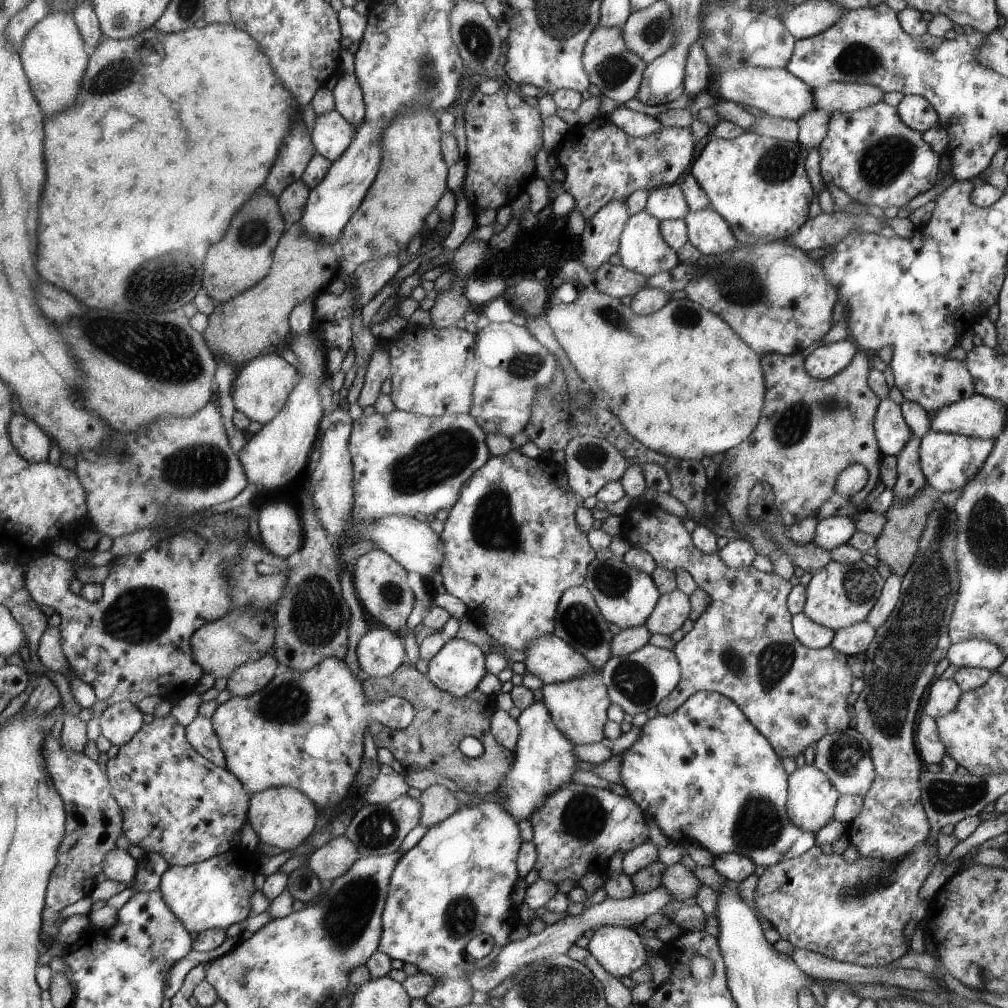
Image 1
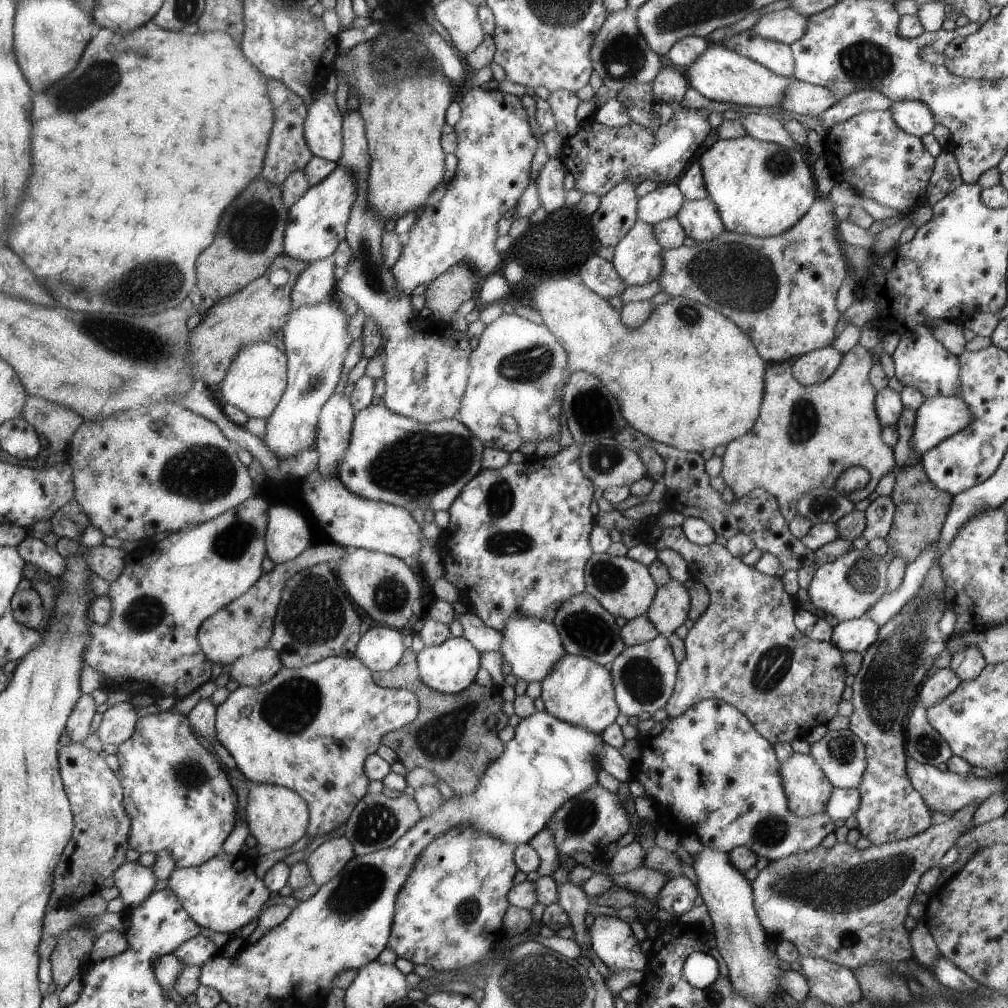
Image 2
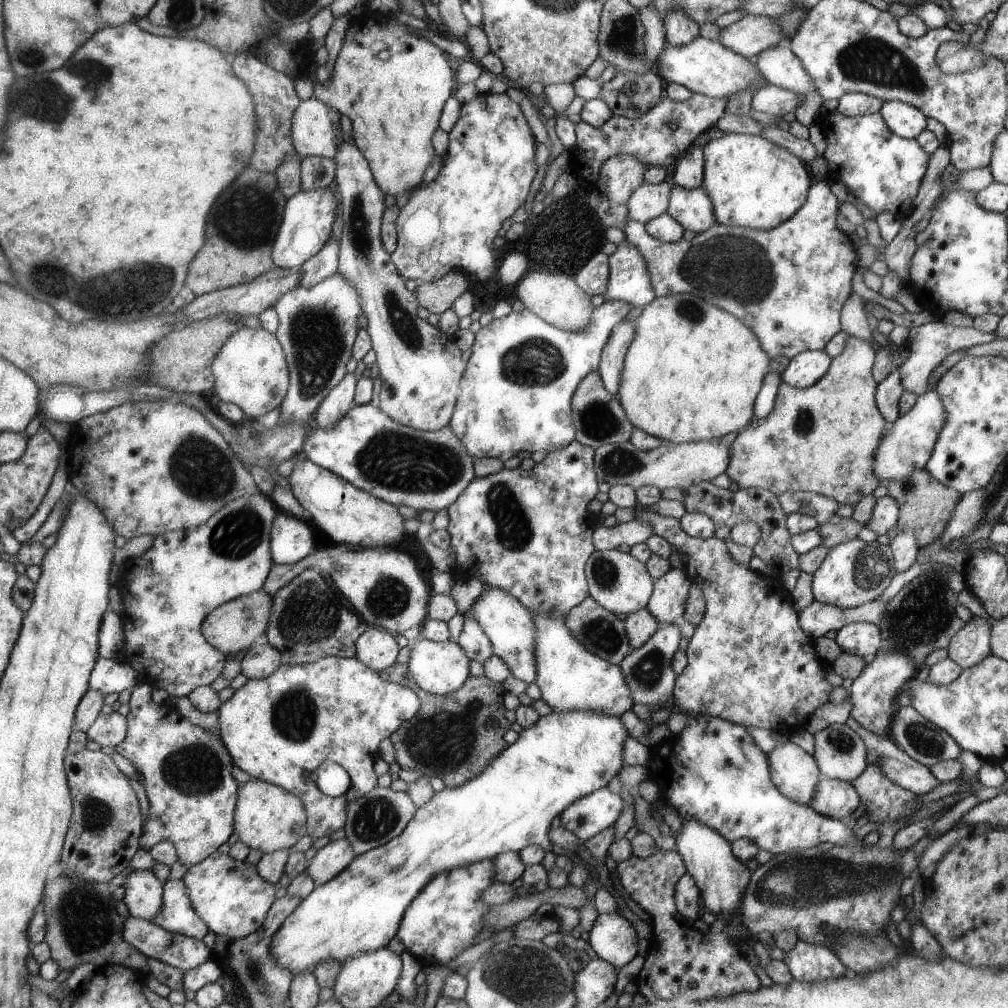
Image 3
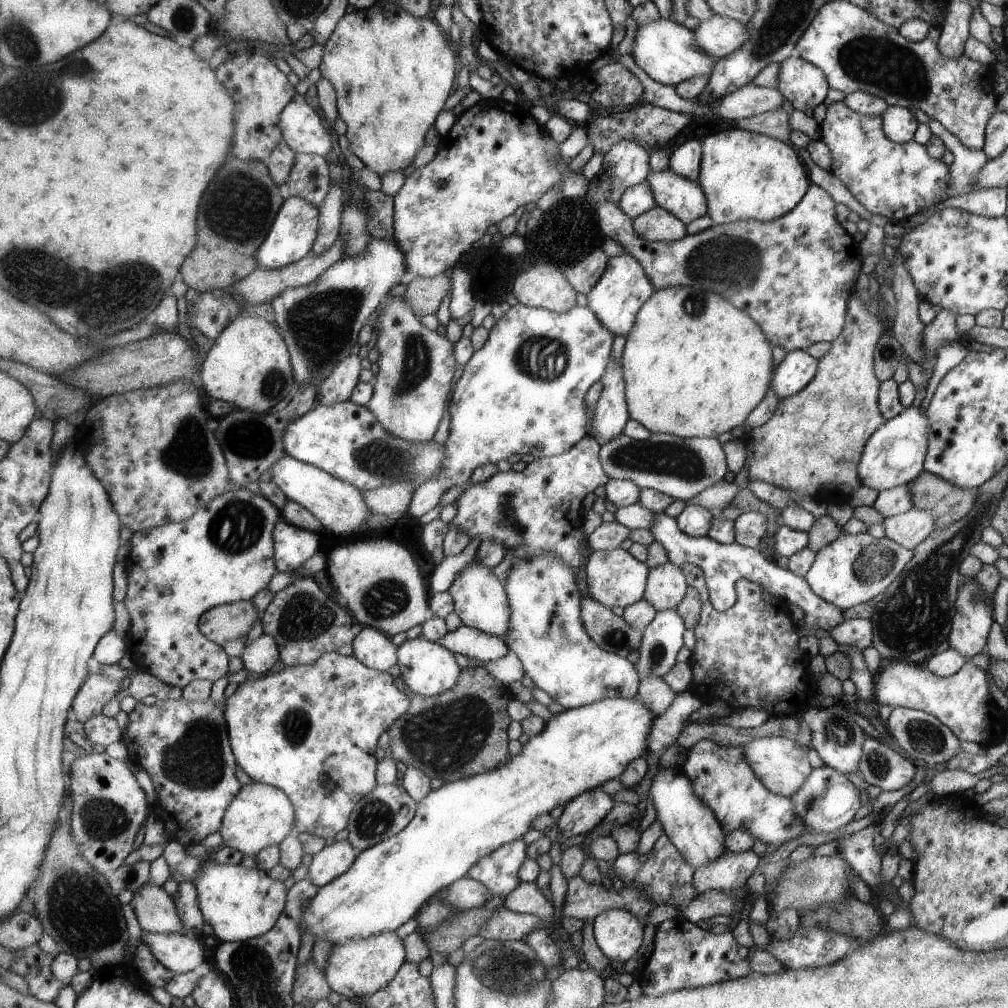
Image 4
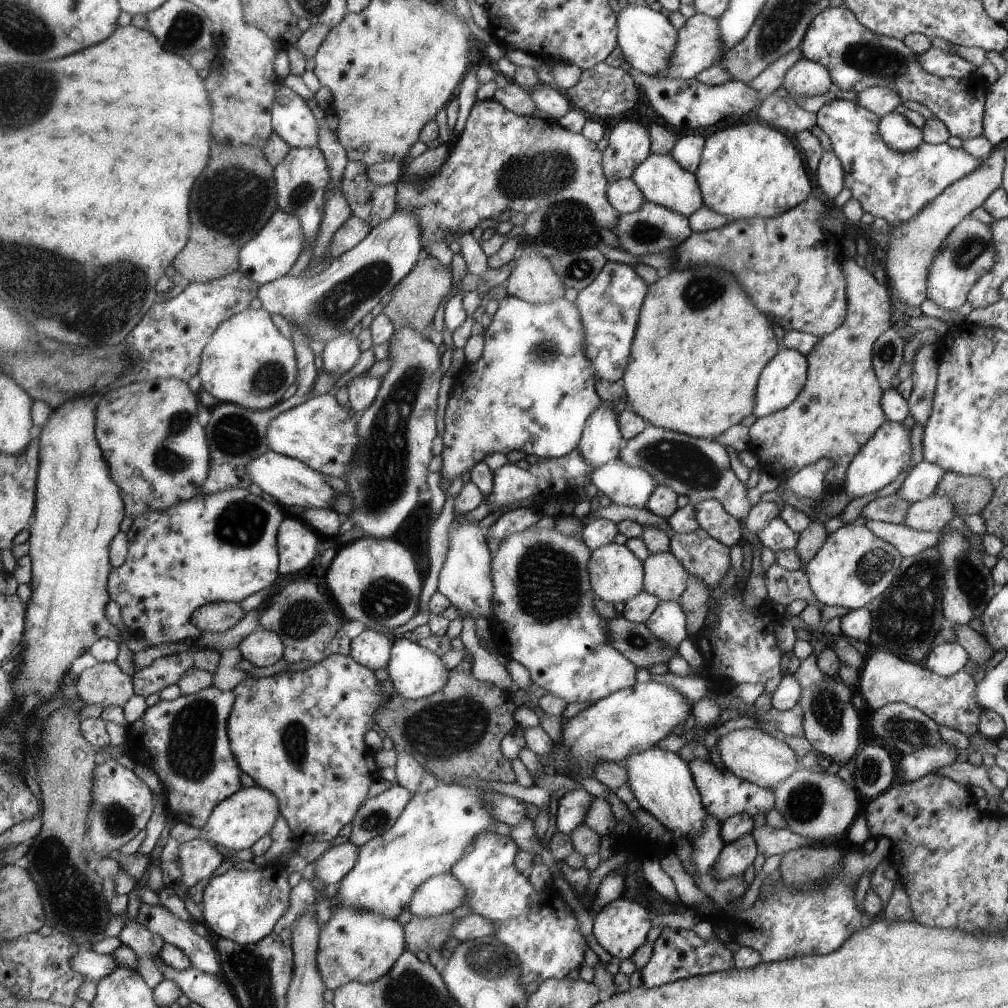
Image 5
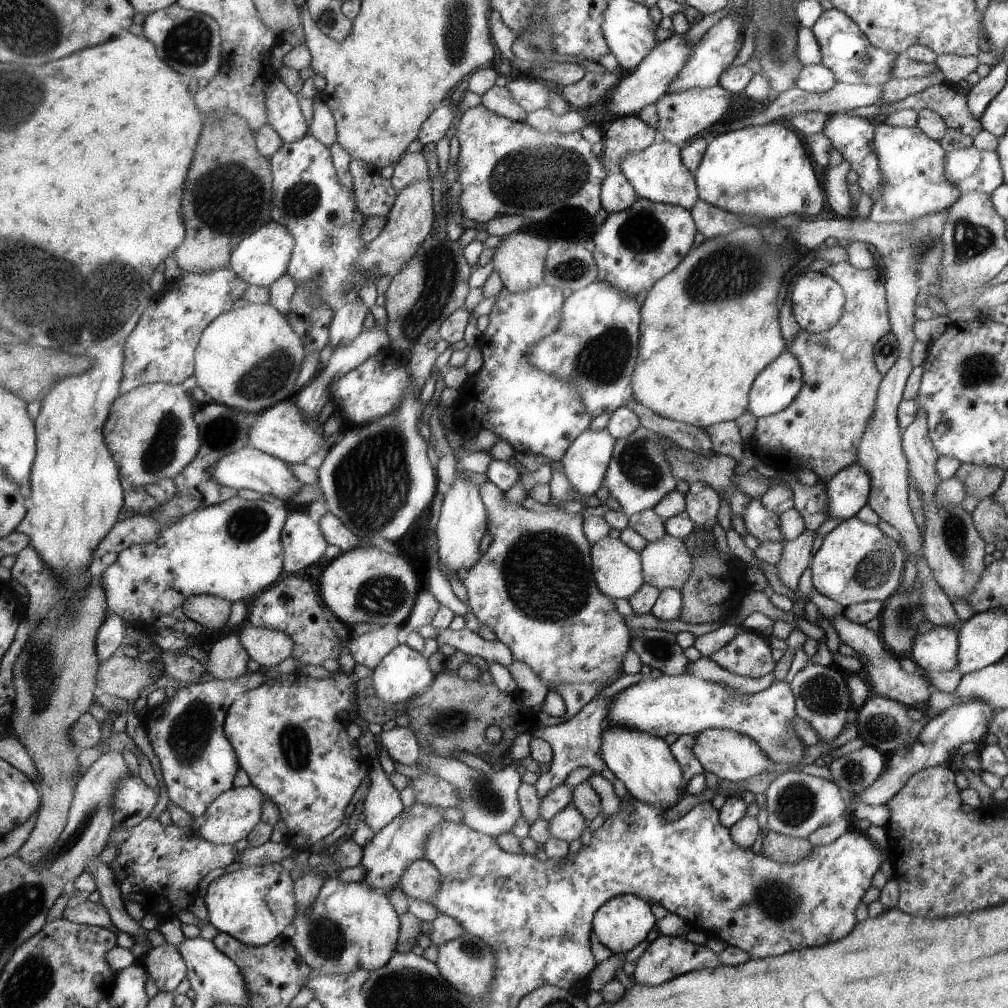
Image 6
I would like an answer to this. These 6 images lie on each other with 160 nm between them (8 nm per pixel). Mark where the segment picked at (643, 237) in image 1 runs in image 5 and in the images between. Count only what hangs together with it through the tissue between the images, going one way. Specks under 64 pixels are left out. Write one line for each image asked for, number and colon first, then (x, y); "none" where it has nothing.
2: (638, 259)
3: (629, 281)
4: (619, 293)
5: (608, 307)

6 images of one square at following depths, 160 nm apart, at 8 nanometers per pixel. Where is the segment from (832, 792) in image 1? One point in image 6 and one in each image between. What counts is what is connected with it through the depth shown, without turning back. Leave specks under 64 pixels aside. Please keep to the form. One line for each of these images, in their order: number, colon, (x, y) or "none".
2: (807, 788)
3: (792, 770)
4: (783, 767)
5: (754, 756)
6: (730, 756)

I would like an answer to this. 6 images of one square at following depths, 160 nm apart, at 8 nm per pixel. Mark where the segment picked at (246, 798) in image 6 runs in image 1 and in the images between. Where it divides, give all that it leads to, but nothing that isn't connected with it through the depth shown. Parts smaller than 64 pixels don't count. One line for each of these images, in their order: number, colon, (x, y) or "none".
1: (284, 817)
2: (277, 816)
3: (269, 818)
4: (261, 815)
5: (240, 821)

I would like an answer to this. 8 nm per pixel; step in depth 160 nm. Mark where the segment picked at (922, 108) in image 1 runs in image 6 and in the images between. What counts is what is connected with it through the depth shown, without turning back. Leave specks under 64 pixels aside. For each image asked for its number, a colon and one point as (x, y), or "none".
2: (914, 117)
3: (903, 119)
4: (898, 123)
5: (897, 132)
6: (914, 183)

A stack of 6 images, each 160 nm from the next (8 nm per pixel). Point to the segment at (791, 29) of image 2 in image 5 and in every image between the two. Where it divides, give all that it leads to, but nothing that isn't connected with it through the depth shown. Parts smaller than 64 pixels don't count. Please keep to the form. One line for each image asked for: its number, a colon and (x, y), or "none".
3: (753, 33)
4: (717, 36)
5: (699, 45)

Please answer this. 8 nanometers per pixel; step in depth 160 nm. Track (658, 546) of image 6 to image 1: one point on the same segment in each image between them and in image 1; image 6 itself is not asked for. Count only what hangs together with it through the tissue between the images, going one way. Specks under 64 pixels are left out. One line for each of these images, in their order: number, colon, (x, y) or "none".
1: (672, 608)
2: (669, 608)
3: (667, 601)
4: (665, 585)
5: (664, 577)

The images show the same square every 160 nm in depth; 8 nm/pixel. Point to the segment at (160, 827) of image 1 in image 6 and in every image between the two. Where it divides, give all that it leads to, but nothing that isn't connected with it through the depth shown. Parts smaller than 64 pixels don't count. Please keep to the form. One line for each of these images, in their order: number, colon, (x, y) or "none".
2: (179, 795)
3: (193, 795)
4: (184, 746)
5: (186, 742)
6: (198, 763)

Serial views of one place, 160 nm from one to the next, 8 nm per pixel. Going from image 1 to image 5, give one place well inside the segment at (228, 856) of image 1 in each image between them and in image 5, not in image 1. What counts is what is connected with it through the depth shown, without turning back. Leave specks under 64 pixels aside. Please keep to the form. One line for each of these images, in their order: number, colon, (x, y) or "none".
2: (225, 895)
3: (232, 897)
4: (240, 903)
5: (245, 906)

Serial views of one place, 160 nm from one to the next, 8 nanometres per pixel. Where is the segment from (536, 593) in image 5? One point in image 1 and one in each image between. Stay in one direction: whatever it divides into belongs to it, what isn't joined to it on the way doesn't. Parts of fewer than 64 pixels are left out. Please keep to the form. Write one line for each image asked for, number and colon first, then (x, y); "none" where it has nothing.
1: (578, 707)
2: (578, 691)
3: (570, 678)
4: (546, 634)

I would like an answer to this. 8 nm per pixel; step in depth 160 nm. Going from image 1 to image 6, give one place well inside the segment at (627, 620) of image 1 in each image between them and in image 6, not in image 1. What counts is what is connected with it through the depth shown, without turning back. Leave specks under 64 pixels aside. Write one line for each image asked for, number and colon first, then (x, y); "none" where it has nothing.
2: (623, 587)
3: (620, 584)
4: (614, 578)
5: (615, 574)
6: (617, 569)

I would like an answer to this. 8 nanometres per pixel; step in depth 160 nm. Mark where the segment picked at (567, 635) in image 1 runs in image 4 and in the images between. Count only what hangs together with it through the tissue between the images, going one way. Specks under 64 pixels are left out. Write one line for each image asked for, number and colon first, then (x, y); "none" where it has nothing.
2: (586, 628)
3: (598, 630)
4: (611, 633)

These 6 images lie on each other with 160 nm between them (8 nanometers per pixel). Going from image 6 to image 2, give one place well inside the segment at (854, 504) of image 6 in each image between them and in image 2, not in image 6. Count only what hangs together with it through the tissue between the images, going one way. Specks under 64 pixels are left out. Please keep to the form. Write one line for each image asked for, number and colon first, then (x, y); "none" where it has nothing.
2: (938, 417)
3: (906, 448)
4: (894, 455)
5: (884, 456)

